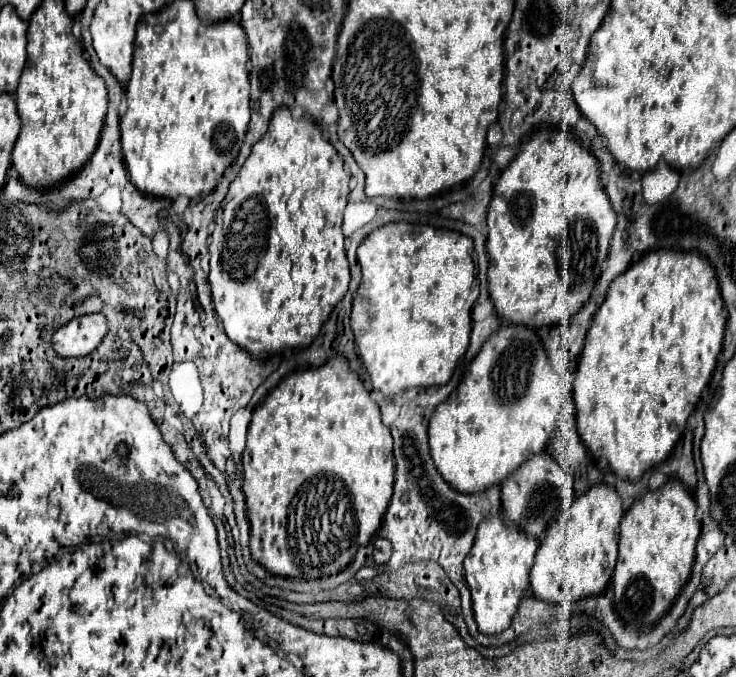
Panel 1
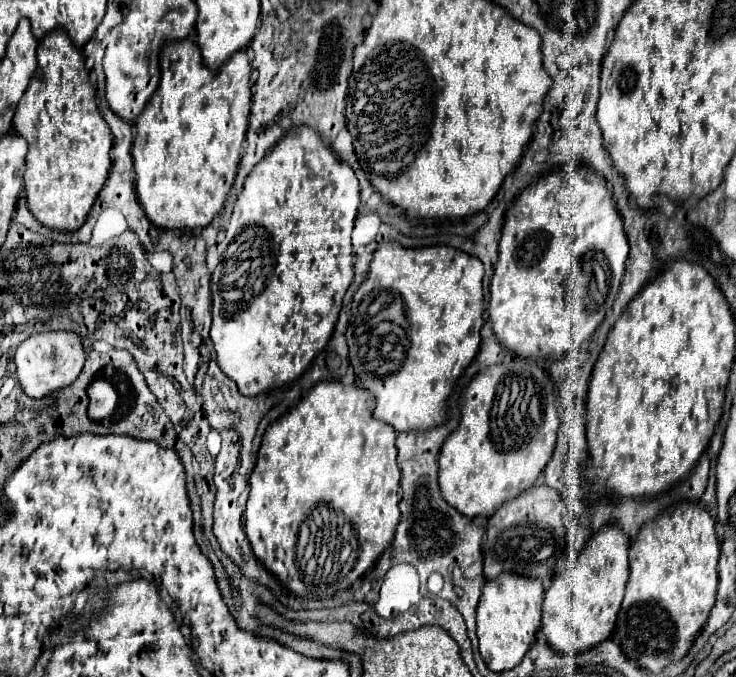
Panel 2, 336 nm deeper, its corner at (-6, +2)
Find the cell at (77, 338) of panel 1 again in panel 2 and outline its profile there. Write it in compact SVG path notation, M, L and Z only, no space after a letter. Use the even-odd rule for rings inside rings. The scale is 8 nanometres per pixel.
M73 332L33 334L17 348L15 364L17 364L17 378L23 386L23 392L29 398L45 398L51 392L67 388L77 380L85 364L85 350L81 346L81 338Z

